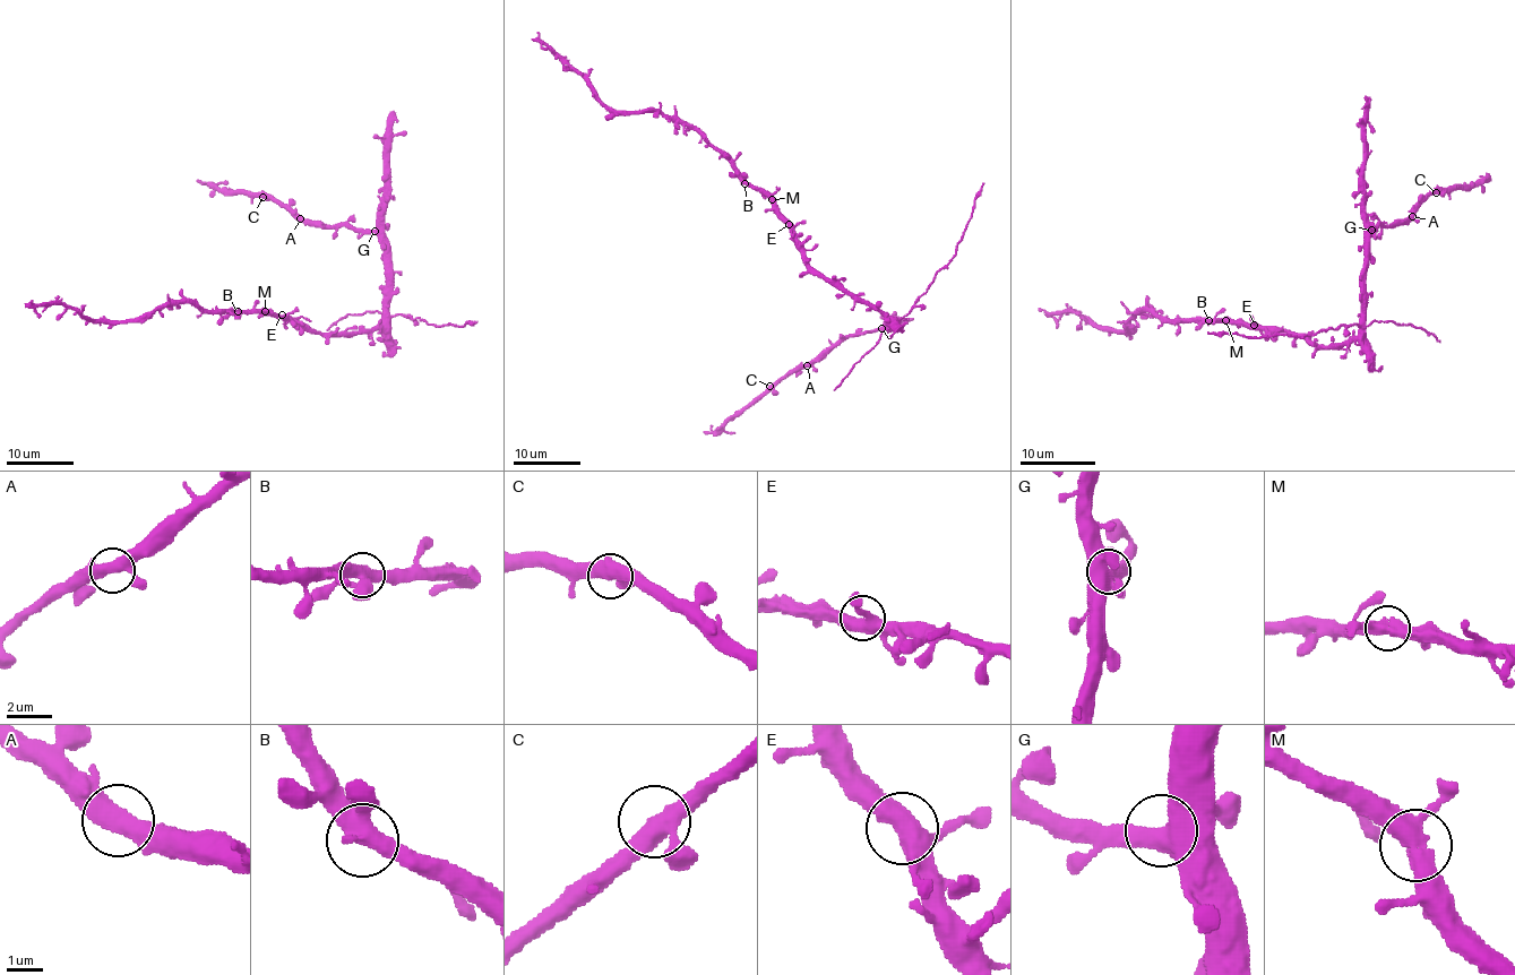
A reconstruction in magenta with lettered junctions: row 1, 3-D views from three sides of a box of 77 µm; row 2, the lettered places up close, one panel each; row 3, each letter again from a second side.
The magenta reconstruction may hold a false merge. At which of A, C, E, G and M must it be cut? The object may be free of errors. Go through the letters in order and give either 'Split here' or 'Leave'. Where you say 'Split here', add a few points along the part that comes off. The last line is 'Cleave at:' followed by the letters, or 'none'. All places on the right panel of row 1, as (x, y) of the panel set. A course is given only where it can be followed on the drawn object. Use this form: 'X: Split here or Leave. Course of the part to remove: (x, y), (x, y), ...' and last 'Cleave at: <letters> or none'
A: Leave
C: Leave
E: Leave
G: Leave
M: Leave
Cleave at: none

